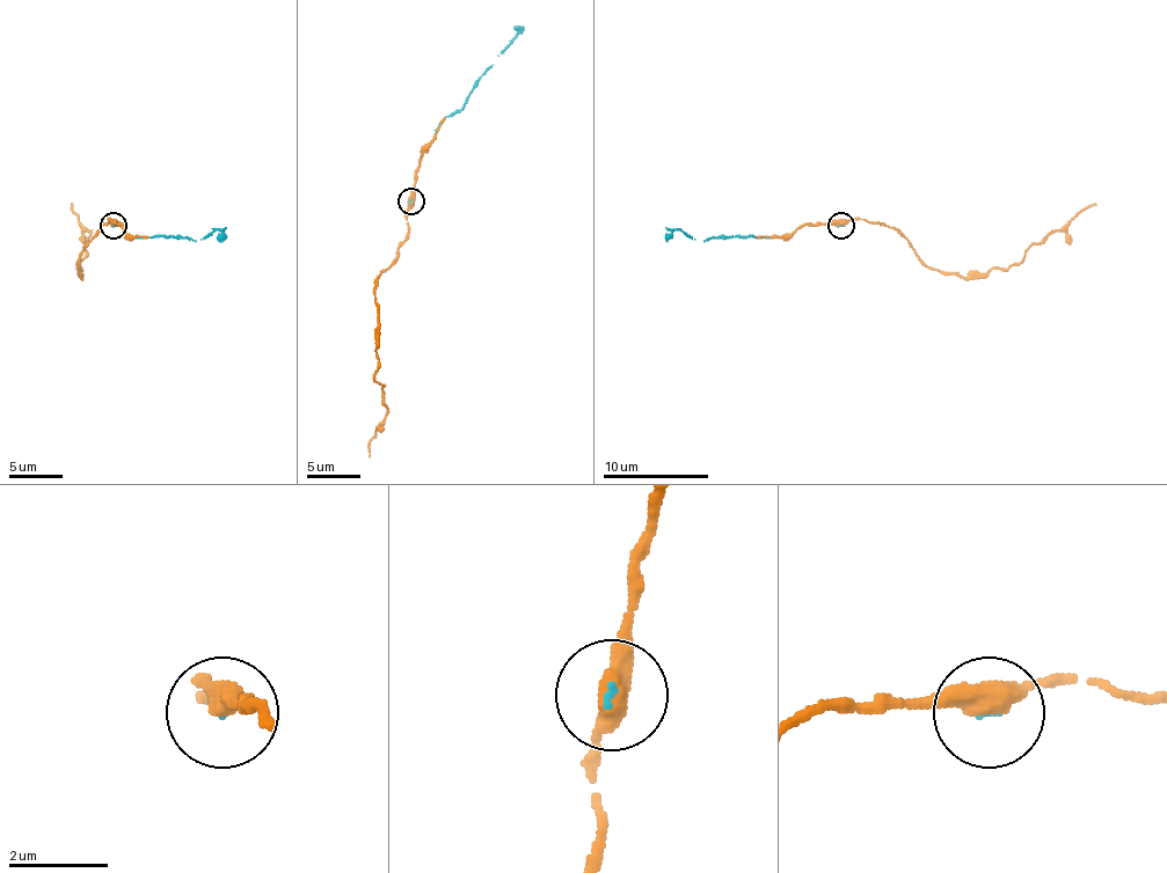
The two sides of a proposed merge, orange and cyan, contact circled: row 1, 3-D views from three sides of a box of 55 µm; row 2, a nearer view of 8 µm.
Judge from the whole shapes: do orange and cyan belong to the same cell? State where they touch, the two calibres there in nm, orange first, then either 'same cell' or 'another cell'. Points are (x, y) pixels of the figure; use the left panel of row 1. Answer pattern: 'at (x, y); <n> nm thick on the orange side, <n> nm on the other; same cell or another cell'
at (114, 226); 440 nm thick on the orange side, 70 nm on the other; same cell

